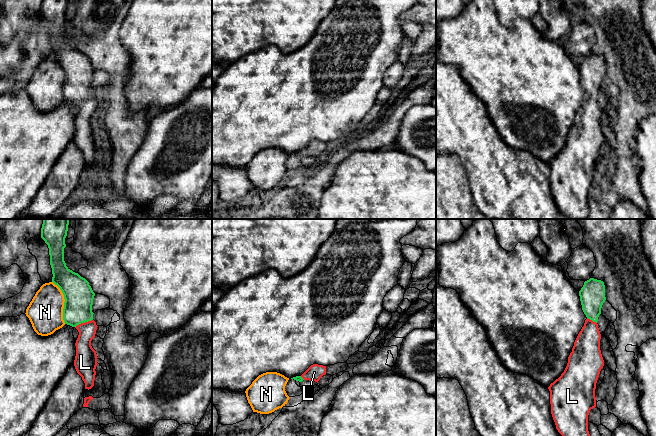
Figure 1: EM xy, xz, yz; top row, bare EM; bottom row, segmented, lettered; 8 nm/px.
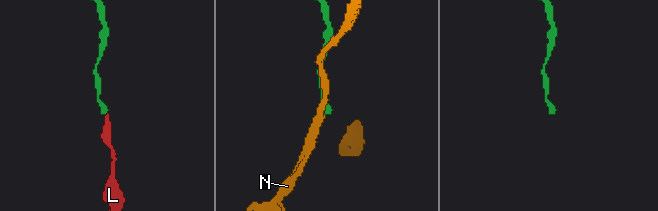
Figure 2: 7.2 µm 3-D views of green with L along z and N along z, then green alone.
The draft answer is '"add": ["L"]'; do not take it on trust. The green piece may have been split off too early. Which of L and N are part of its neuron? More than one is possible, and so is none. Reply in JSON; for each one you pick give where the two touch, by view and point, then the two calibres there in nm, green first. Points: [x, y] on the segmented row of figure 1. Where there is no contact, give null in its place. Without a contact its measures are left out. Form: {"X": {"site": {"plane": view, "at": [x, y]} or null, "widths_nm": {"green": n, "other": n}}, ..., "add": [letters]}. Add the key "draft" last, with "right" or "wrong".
{"L": {"site": {"plane": "xy", "at": [83, 322]}, "widths_nm": {"green": 240, "other": 150}}, "add": ["L"], "draft": "right"}

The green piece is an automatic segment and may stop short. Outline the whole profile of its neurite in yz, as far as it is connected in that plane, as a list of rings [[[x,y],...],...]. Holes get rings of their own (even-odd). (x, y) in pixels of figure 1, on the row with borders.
[[[590,278],[584,282],[579,296],[587,319],[574,342],[564,372],[548,387],[551,414],[562,436],[590,436],[588,415],[596,407],[596,383],[604,366],[597,324],[606,300],[604,282]]]

